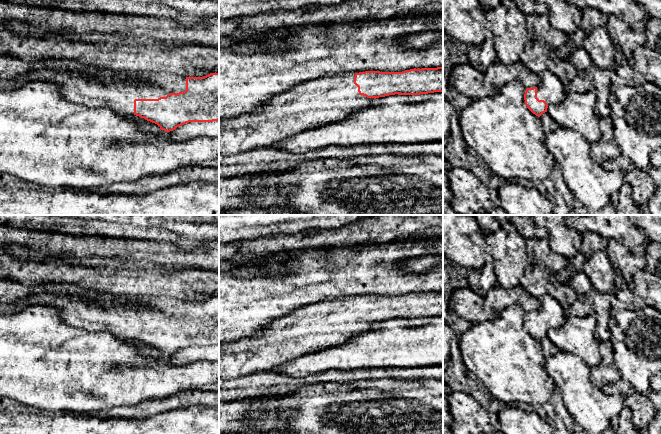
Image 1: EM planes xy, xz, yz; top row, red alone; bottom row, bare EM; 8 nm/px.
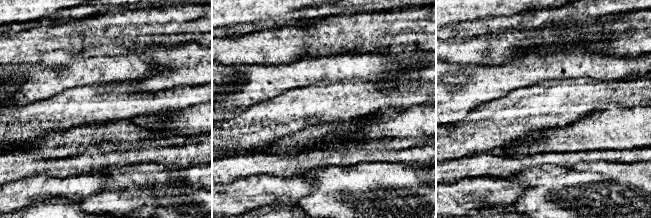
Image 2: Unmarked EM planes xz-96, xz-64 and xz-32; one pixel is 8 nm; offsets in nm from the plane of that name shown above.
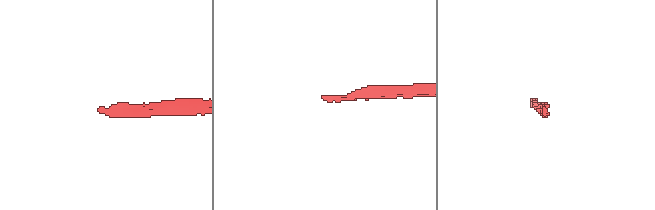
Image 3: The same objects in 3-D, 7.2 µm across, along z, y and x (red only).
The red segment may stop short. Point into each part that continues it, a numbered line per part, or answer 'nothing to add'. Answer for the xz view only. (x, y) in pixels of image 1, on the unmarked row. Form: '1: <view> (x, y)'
1: xz (325, 324)

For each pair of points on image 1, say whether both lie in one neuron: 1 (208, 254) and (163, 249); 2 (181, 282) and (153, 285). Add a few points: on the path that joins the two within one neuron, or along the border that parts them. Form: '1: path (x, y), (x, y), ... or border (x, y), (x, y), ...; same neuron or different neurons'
1: path (197, 257), (174, 257); same neuron
2: path (174, 282), (160, 282); same neuron

